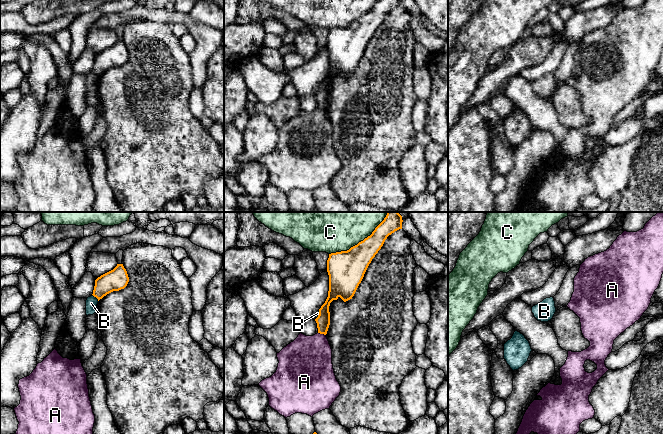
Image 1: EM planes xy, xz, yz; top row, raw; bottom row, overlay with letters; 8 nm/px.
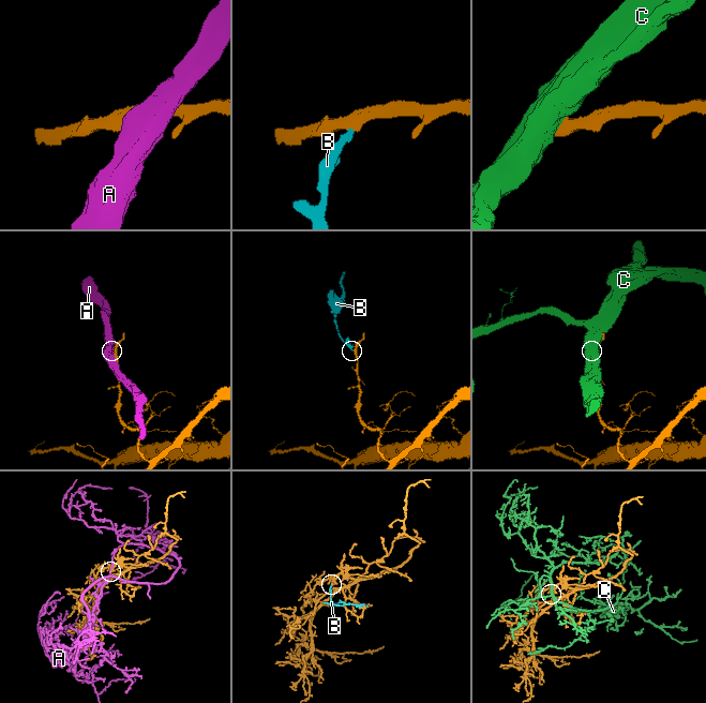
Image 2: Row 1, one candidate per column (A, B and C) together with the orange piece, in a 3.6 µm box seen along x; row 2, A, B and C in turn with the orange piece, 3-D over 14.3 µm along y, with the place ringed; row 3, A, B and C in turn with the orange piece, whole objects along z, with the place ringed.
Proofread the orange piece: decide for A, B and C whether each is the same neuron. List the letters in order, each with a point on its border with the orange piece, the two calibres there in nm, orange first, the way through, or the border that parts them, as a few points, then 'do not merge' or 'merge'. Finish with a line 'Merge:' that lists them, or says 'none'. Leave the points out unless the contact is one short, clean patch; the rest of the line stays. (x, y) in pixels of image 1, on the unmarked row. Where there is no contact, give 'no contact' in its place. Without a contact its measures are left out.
A: meets orange in xz at (322, 109); 110 nm thick on the orange side, 380 nm on the other; do not merge
B: meets orange in xy at (96, 73); 170 nm thick on the orange side, 100 nm on the other; border along xy (92, 70), (98, 77); do not merge
C: meets orange in xz at (355, 21); 300 nm thick on the orange side, 240 nm on the other; do not merge
Merge: none

